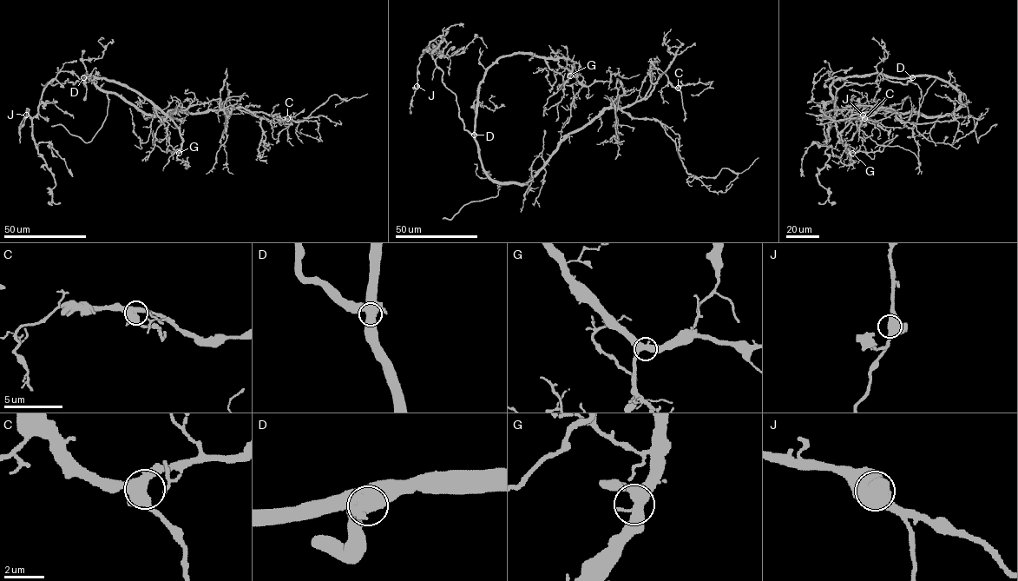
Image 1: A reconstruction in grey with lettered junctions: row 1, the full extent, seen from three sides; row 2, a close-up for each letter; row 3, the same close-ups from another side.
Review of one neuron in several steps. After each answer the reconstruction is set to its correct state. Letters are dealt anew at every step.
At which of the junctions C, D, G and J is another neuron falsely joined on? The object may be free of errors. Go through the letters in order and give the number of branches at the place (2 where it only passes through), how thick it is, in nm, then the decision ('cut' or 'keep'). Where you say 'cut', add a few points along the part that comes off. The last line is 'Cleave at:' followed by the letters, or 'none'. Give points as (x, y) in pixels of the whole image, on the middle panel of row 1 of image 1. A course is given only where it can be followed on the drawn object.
C: 4 branches meet; 480 nm thick; keep
D: 5 branches meet; 650 nm thick; keep
G: 4 branches meet; 440 nm thick; keep
J: 3 branches meet; 600 nm thick; keep
Cleave at: none

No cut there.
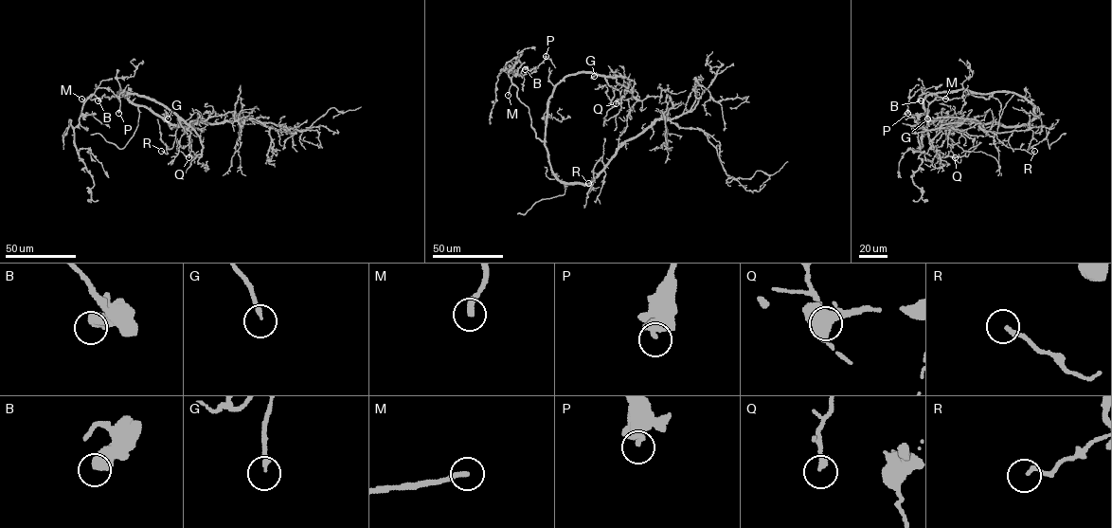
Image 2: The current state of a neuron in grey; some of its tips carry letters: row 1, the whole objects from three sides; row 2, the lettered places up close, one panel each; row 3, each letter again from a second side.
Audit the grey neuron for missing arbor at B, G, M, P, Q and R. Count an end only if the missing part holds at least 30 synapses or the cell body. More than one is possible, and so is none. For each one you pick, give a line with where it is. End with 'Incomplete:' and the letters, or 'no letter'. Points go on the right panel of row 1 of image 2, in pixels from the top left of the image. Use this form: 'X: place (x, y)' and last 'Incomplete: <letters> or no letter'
M: place (945, 99)
Incomplete: M

